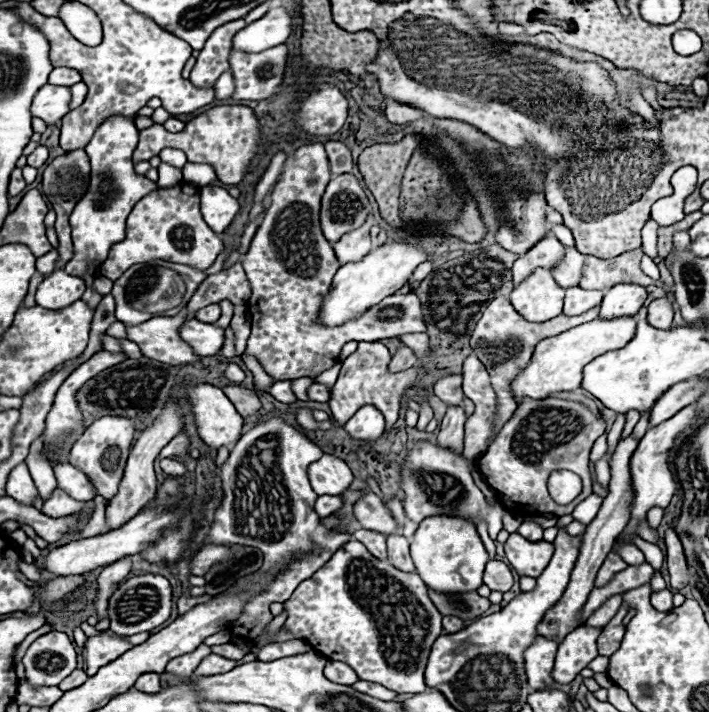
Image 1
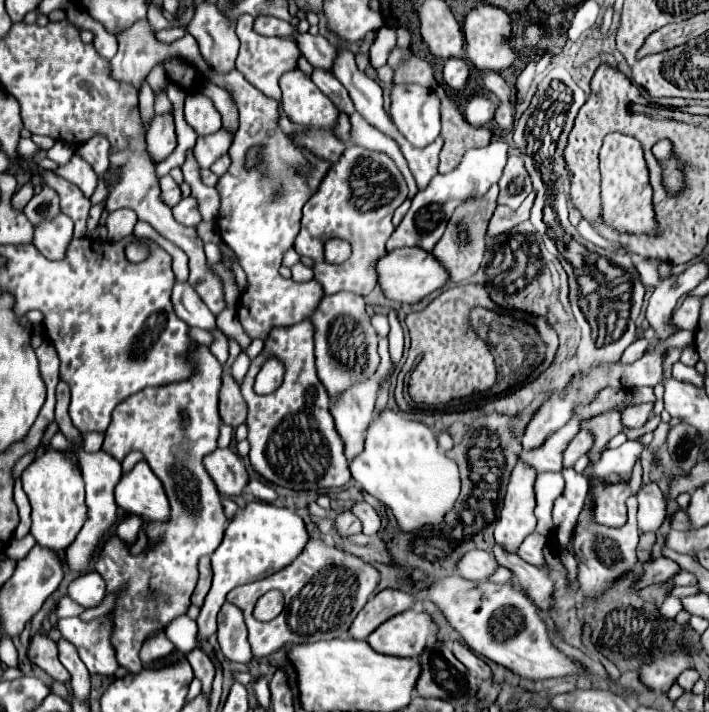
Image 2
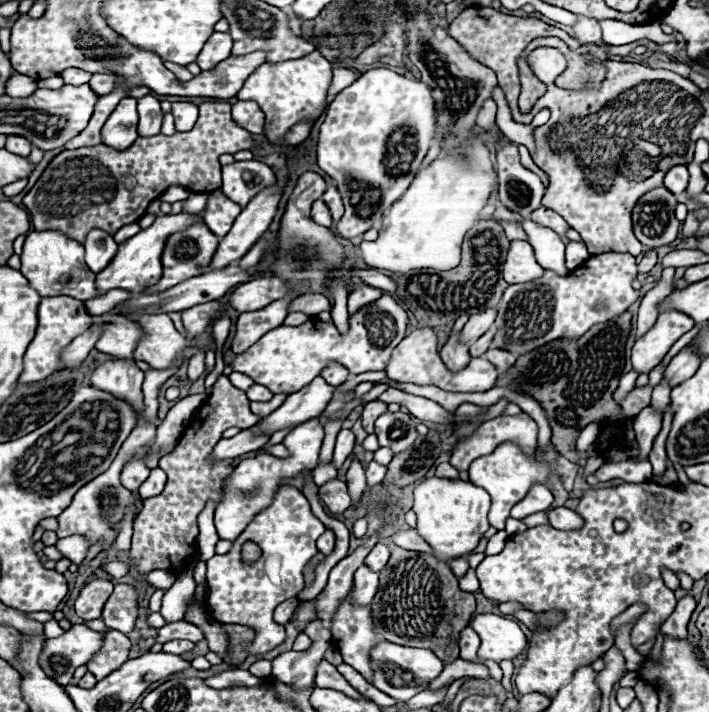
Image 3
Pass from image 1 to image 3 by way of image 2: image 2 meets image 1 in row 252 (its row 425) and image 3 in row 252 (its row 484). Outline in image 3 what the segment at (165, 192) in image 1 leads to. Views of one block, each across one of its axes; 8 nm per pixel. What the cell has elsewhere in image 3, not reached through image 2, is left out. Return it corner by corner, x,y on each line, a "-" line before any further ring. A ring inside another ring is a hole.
192,224
190,228
172,234
166,240
166,246
164,246
164,252
162,252
164,274
156,284
150,284
142,294
160,294
162,290
168,290
170,286
176,286
178,282
184,282
184,280
190,280
198,274
204,274
210,266
210,258
214,256
218,242
220,242
220,238
216,234
212,234
204,224

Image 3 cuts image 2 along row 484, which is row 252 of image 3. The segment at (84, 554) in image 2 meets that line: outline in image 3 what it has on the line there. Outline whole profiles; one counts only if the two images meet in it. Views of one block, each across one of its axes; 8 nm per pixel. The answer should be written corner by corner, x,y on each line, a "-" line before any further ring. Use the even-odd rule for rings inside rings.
94,228
94,230
90,230
90,234
86,234
84,248
86,248
86,264
90,266
92,272
98,274
114,258
114,254
118,250
118,244
114,242
112,234
108,236
104,230

